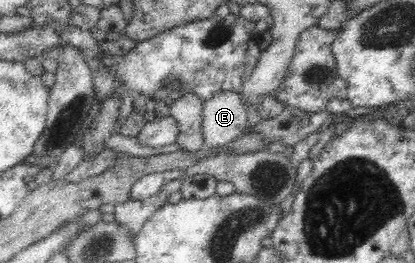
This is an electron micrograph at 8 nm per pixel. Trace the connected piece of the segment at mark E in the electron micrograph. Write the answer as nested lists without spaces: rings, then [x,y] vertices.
[[[219,92],[203,104],[203,144],[207,148],[221,147],[246,132],[246,107],[240,93]]]

